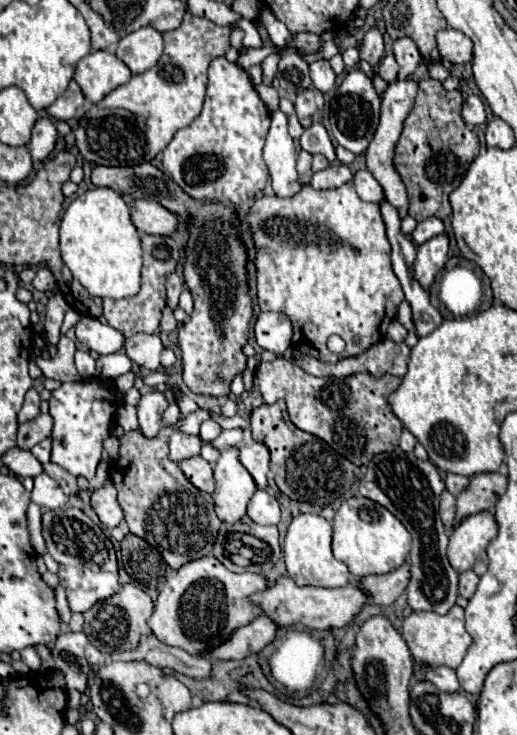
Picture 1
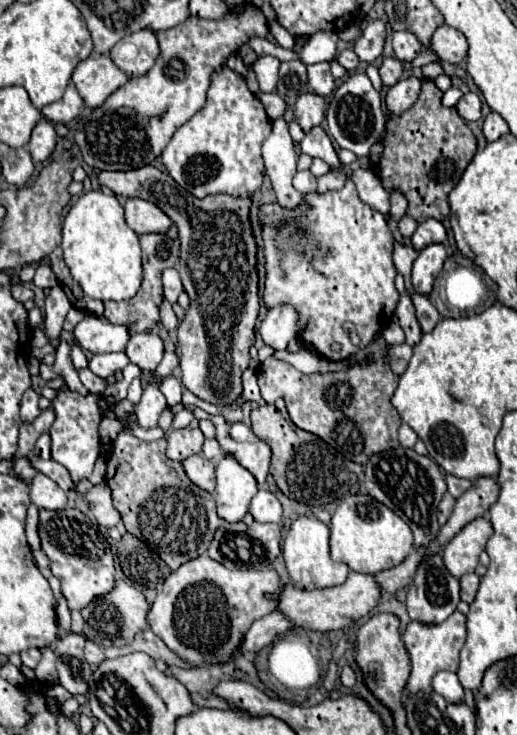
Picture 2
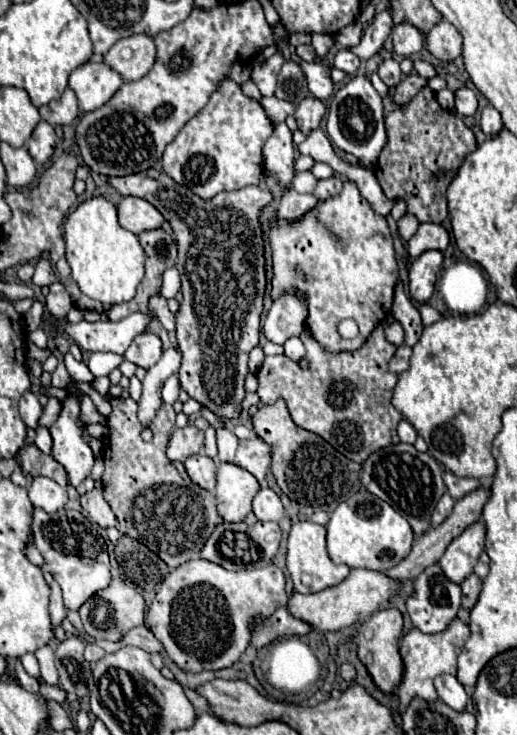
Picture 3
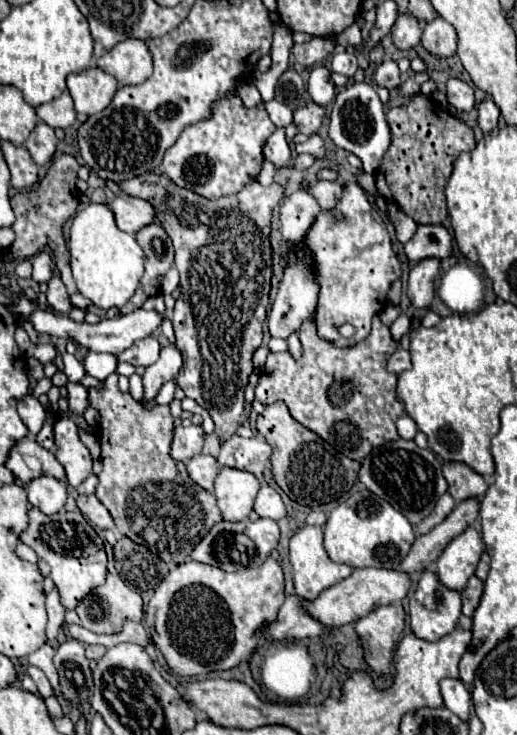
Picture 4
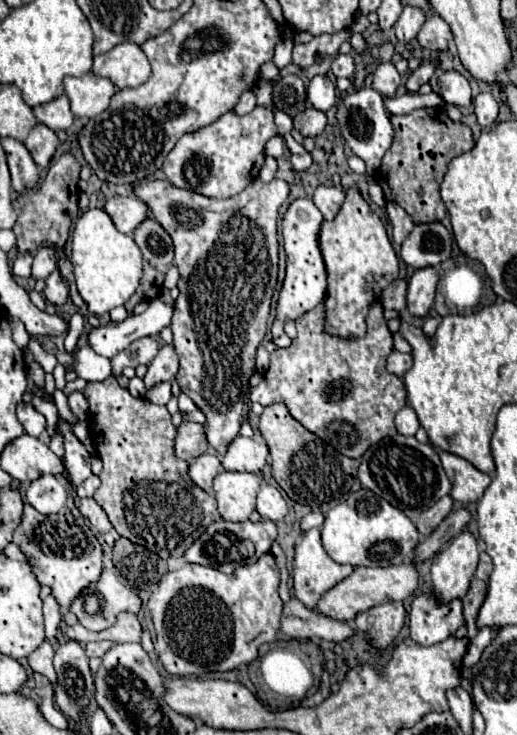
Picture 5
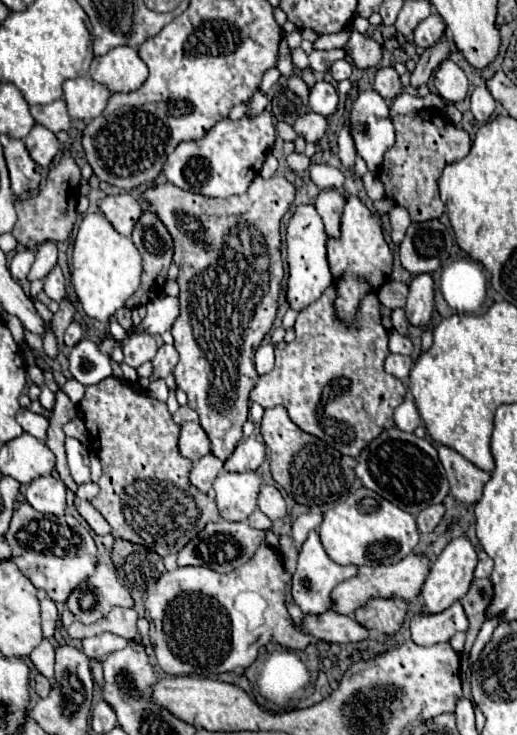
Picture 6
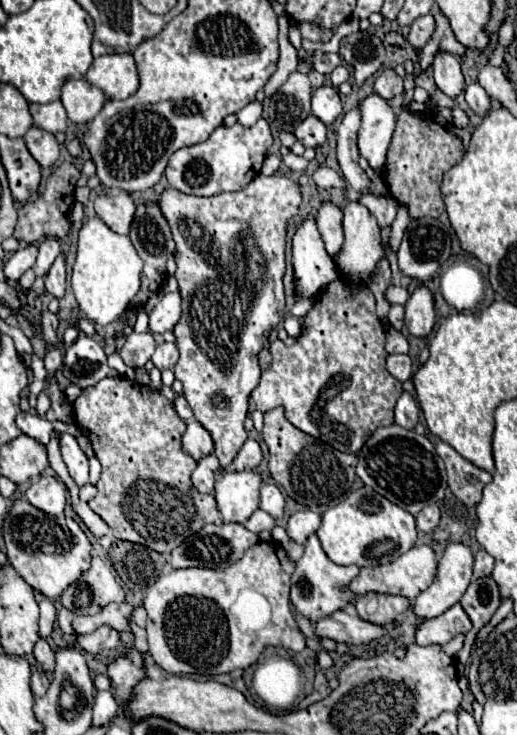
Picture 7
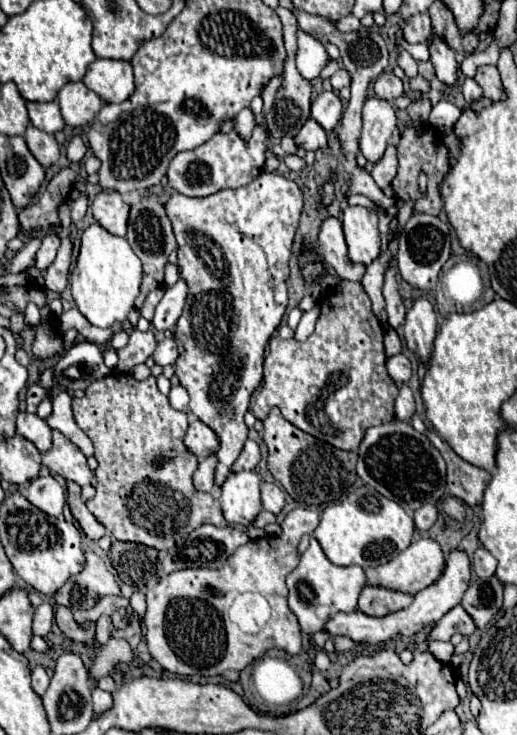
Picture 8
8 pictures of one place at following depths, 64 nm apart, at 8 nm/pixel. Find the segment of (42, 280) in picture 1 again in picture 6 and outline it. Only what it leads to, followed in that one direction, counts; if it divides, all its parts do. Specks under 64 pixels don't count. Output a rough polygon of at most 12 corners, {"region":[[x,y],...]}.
{"region":[[56,242],[36,250],[28,280],[46,278],[56,266]]}

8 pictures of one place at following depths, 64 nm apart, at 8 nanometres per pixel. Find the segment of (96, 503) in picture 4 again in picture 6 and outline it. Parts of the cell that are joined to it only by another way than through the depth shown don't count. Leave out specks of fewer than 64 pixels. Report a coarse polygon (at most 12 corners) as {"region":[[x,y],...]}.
{"region":[[74,500],[80,516],[98,534],[108,534],[104,516],[88,502]]}

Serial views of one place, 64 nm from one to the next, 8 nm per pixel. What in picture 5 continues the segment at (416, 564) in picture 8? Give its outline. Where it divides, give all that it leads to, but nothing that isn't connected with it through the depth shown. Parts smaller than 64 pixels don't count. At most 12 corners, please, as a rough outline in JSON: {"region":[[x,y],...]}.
{"region":[[414,562],[356,568],[318,604],[352,622],[358,612],[406,600],[418,588]]}

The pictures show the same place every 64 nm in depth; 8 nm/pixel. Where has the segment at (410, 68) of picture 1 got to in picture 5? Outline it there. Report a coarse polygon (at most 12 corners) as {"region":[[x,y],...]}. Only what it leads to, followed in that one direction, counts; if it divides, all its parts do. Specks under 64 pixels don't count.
{"region":[[404,6],[394,24],[400,42],[416,38],[426,20],[422,8]]}

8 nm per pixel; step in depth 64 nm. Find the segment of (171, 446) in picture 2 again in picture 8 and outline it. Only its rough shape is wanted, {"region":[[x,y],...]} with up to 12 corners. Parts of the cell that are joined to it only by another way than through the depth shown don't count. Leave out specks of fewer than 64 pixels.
{"region":[[198,418],[184,444],[198,460],[216,454],[218,436]]}

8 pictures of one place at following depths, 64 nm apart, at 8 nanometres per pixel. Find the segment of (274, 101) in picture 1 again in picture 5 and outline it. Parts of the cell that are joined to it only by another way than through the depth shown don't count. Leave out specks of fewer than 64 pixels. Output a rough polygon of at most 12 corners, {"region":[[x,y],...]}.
{"region":[[272,106],[280,136],[292,132],[292,118]]}

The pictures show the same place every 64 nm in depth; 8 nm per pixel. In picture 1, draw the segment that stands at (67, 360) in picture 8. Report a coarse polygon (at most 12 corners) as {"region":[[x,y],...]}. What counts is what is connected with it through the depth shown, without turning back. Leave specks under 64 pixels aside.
{"region":[[124,352],[96,360],[96,376],[112,380],[132,370]]}

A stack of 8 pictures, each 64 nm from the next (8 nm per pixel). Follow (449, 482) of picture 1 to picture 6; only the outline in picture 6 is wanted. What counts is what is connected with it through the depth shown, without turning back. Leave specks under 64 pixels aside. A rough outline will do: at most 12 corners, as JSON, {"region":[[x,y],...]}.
{"region":[[438,446],[450,492],[476,504],[490,474],[448,446]]}

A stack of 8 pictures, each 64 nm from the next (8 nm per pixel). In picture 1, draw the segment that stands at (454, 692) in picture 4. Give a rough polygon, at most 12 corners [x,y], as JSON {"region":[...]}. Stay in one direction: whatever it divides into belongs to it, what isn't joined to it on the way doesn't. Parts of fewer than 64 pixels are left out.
{"region":[[430,668],[426,680],[442,692],[460,692],[456,672]]}

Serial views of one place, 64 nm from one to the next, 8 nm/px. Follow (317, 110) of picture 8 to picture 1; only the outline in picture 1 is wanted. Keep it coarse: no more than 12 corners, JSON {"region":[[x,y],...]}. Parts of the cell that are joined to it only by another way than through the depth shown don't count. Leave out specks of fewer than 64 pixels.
{"region":[[326,60],[310,64],[314,88],[328,92],[336,74]]}

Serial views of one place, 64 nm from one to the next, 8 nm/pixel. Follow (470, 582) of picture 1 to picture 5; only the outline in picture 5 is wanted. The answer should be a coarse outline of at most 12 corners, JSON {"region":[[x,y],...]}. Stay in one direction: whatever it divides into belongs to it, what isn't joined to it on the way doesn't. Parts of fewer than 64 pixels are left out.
{"region":[[474,578],[462,598],[468,638],[478,632],[478,610],[486,600],[488,584]]}

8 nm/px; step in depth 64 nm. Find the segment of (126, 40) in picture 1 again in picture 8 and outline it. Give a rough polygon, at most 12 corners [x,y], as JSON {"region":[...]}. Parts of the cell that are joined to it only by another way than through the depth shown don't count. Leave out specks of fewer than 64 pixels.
{"region":[[94,60],[84,84],[102,102],[118,104],[134,92],[126,60]]}

